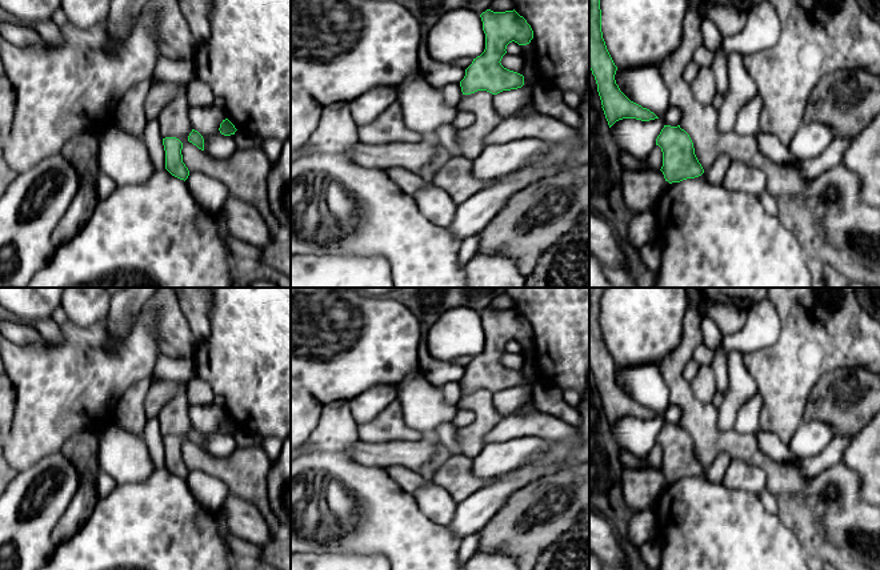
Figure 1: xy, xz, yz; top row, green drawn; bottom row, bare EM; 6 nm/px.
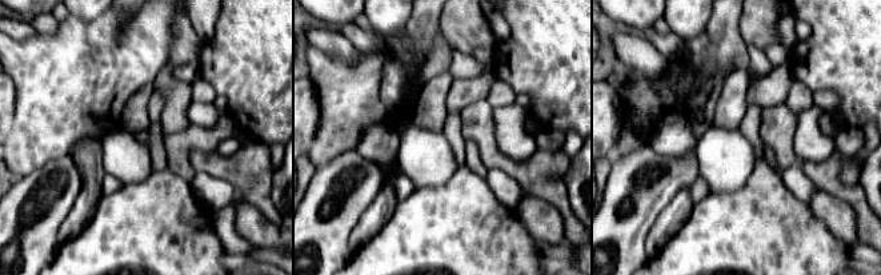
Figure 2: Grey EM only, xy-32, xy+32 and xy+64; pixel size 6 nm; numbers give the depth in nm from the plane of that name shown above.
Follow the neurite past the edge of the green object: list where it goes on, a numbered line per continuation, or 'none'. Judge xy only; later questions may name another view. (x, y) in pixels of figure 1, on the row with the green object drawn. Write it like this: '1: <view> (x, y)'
none

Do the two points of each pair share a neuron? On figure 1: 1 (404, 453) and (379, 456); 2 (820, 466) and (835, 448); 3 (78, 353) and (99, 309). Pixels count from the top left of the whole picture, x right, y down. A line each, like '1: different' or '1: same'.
1: same
2: same
3: different

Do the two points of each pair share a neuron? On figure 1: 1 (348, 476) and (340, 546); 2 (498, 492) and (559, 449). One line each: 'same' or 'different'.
1: same
2: same

